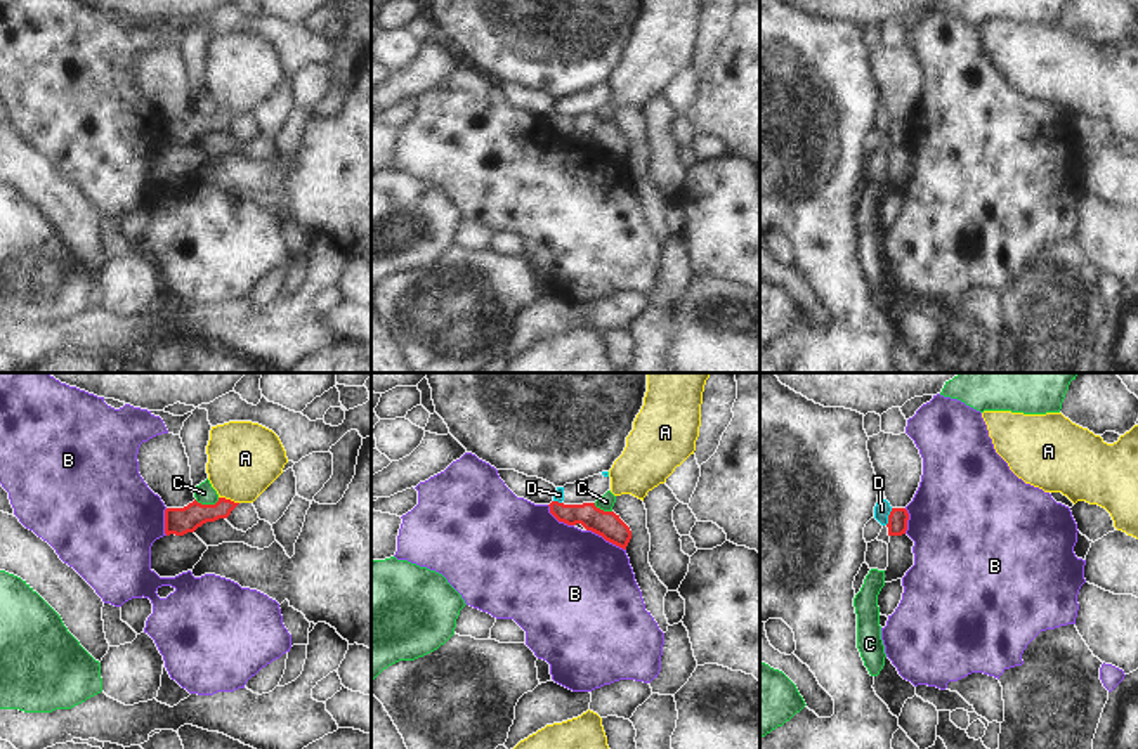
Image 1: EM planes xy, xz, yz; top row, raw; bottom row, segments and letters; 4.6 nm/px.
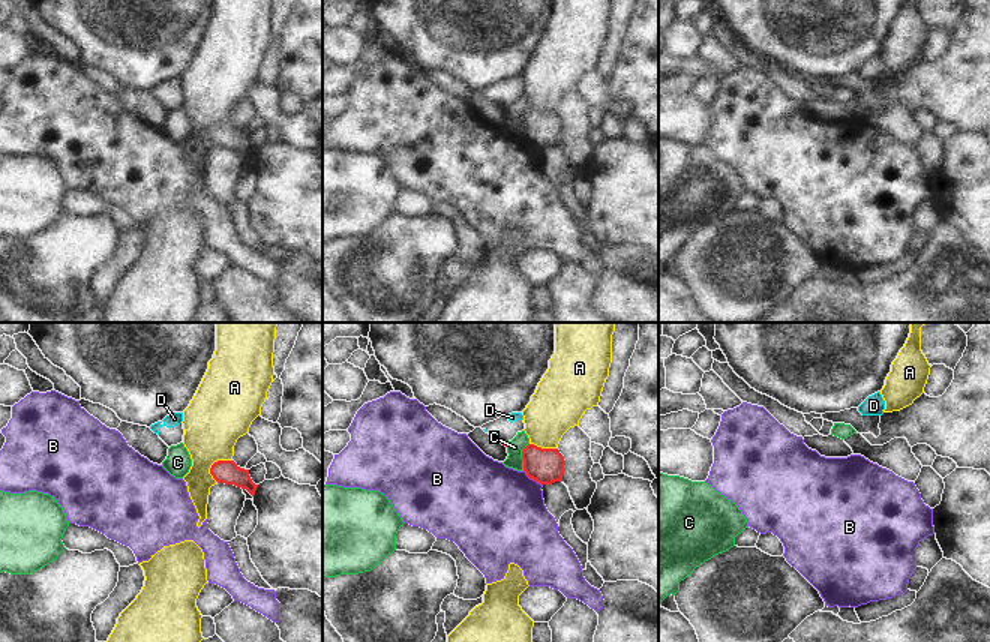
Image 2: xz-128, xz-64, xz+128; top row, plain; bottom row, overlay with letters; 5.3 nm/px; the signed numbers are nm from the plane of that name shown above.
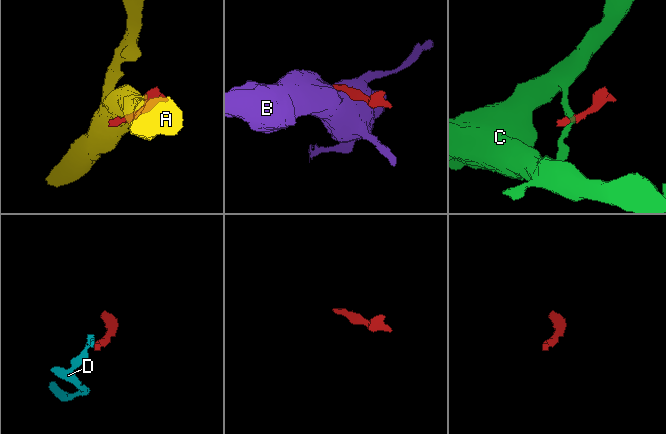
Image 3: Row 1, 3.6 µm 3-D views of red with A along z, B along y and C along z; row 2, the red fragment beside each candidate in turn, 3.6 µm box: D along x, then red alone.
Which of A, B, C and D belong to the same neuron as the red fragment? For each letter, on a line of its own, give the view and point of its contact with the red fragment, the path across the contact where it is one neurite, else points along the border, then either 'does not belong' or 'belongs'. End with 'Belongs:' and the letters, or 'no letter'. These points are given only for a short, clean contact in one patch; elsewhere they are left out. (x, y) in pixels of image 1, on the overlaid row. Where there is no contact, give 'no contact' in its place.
A: contact xy (229, 500); border xy (219, 496), (238, 503); does not belong
B: contact xz (606, 540); border xz (587, 529), (625, 550); does not belong
C: contact xy (207, 505); border xy (219, 498), (214, 503), (198, 503), (195, 500); does not belong
D: contact yz (889, 517); border yz (892, 508), (885, 524); does not belong
Belongs: no letter

